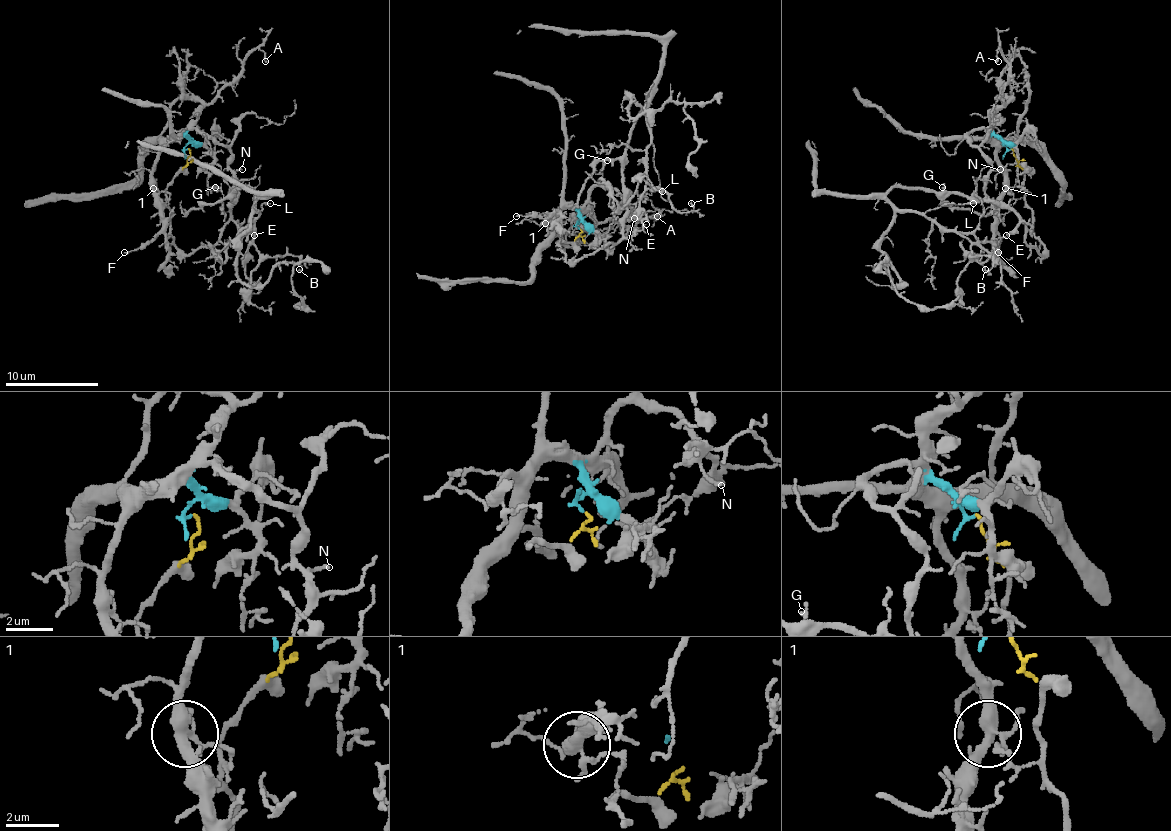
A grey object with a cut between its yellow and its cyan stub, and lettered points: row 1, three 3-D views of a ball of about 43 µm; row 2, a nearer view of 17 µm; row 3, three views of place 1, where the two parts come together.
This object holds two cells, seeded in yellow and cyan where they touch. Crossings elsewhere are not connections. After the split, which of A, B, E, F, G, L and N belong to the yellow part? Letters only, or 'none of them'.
B, E, G, L

